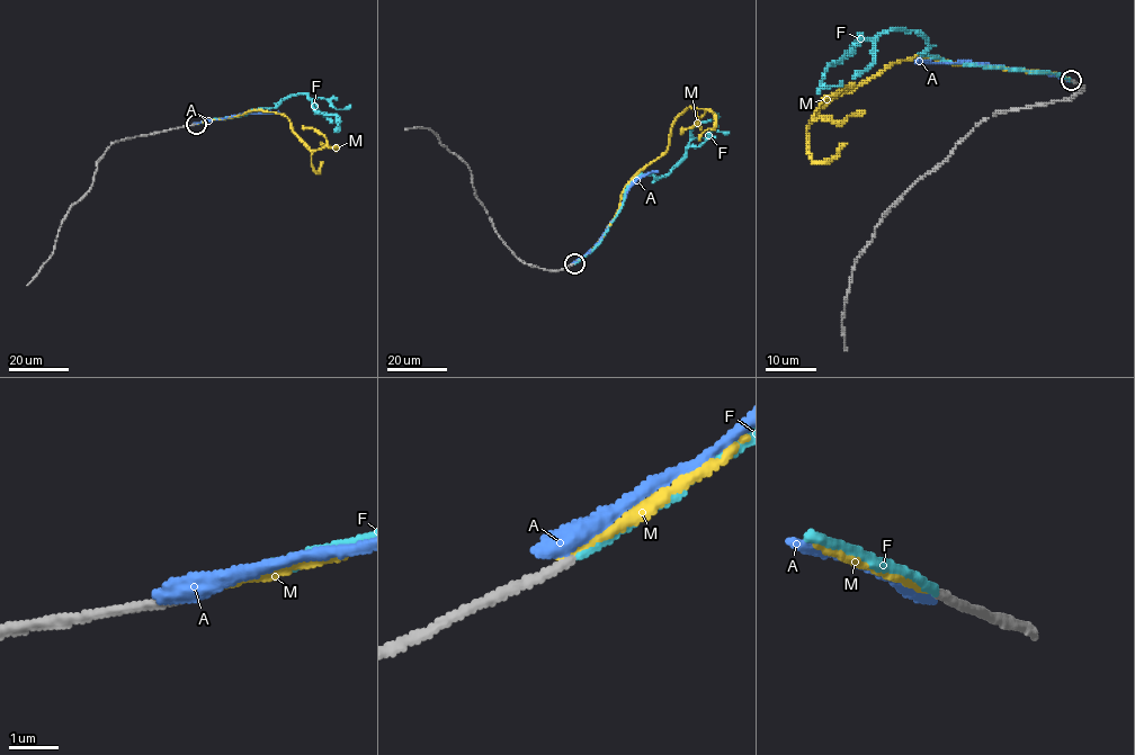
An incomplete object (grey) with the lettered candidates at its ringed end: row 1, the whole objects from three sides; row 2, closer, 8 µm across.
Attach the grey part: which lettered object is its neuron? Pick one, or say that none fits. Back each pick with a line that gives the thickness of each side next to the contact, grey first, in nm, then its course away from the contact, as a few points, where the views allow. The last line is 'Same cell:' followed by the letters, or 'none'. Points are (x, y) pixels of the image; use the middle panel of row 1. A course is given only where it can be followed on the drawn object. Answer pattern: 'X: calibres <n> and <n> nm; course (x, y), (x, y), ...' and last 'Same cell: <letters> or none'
F: calibres 180 and 180 nm; course (574, 263), (601, 240), (628, 185), (641, 173), (667, 173), (685, 153), (695, 126), (716, 115), (717, 127)
Same cell: F

